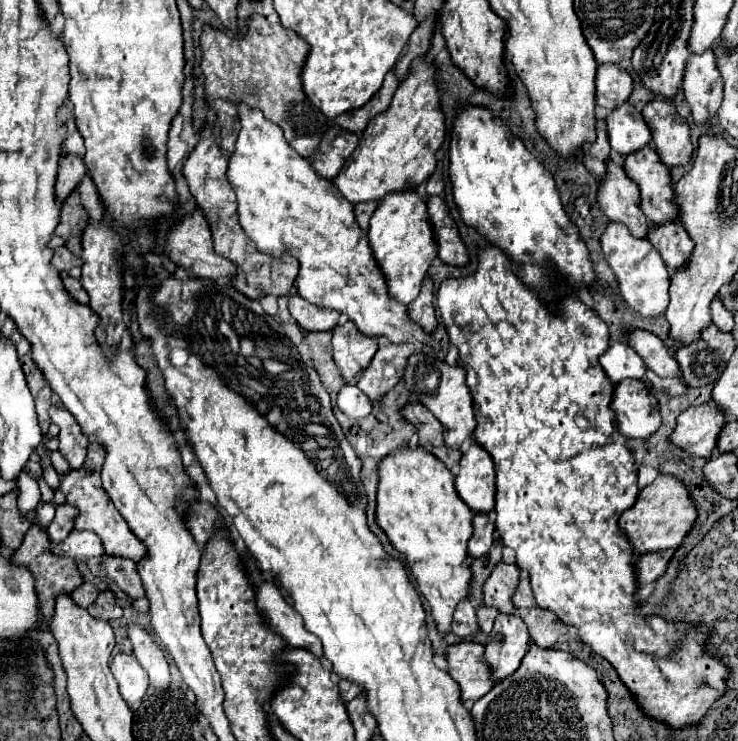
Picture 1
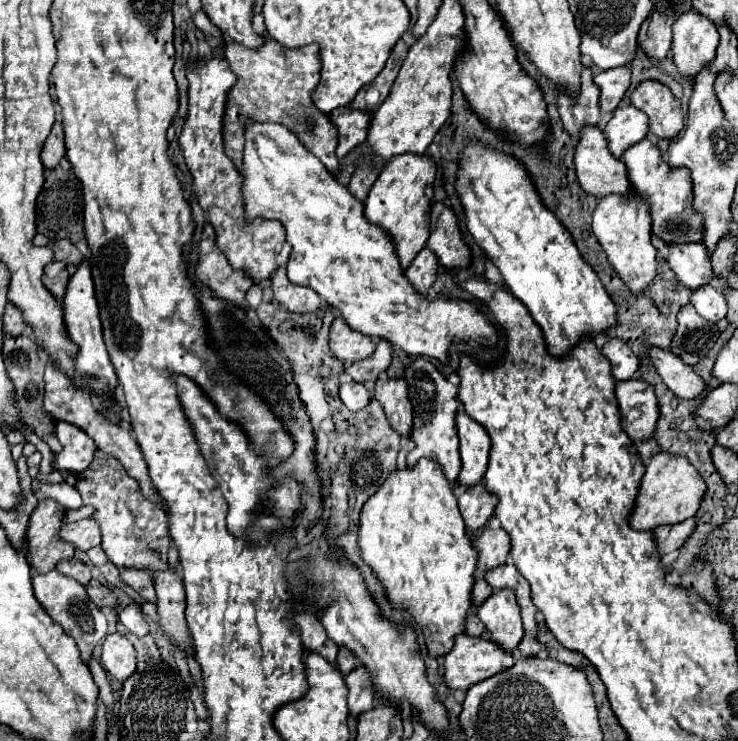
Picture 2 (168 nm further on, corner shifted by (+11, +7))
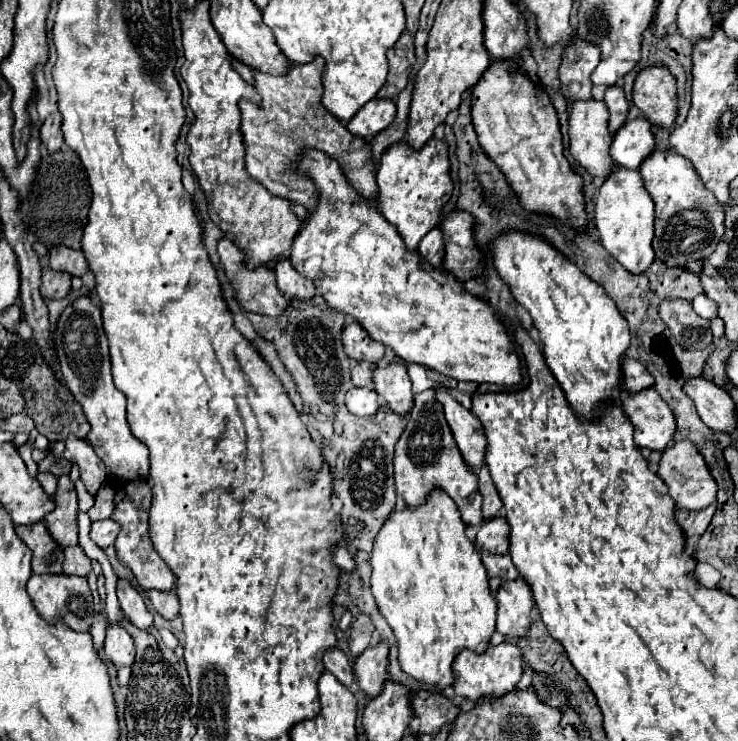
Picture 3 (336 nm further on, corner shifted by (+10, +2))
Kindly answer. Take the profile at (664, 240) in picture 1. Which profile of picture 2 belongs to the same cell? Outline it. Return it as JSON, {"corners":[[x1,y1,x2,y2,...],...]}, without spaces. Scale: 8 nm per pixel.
{"corners":[[704,243,670,247,668,265,676,277,694,291,708,285,716,277,710,265,710,253]]}

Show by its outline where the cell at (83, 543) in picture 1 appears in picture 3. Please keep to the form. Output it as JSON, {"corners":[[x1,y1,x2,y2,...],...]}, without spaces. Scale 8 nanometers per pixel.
{"corners":[[107,518,107,520,93,522,89,536,91,536,91,540,93,540,99,548,107,548,107,546,111,546,111,544,115,542,117,534,119,534,119,524,113,522,111,518]]}

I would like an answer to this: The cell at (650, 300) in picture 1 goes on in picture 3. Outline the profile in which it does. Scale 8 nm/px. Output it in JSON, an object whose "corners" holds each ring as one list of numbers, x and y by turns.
{"corners":[[615,166,611,176,599,190,599,198,595,202,595,222,599,230,599,240,607,248,607,252,621,262,621,266,631,274,643,274,653,258,653,222,655,222,655,204,647,190,643,188,641,176,637,170,627,170]]}

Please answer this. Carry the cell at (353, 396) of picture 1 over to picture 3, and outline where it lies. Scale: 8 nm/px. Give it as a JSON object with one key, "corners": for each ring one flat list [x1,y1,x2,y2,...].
{"corners":[[351,388,345,396,345,404,349,412,357,416,371,416,379,408,377,392,373,388]]}

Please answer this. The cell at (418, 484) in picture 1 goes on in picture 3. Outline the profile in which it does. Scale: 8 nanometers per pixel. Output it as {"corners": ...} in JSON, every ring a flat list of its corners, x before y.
{"corners":[[433,488,425,502,421,506,403,506,403,508,395,508,387,520,381,526,381,532,377,532,375,540,373,540,373,554,371,554,371,592,375,596,375,602,379,606,379,612,383,614,383,618,387,620,387,624,393,628,395,638,397,638,397,646,399,646,399,662,403,672,407,672,409,676,417,678,421,684,425,686,451,686,453,684,453,672,451,672,451,664,455,660,455,656,463,650,469,648,473,652,483,652,489,646,489,638,495,632,495,612,497,612,497,604,495,604,495,596,489,590,489,576,485,566,481,564,481,554,475,548,475,544,465,536,465,524,461,520,461,514,455,506,455,502,451,500,449,494,441,492,441,488]]}

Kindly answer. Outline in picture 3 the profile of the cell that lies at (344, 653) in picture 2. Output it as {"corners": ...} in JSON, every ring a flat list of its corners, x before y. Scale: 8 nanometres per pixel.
{"corners":[[359,614,357,620,351,624,349,650,351,650,351,656,353,658,357,658,369,646,369,640,371,640,371,632,373,630,375,630,375,626,371,624,369,616,365,616,365,614]]}

